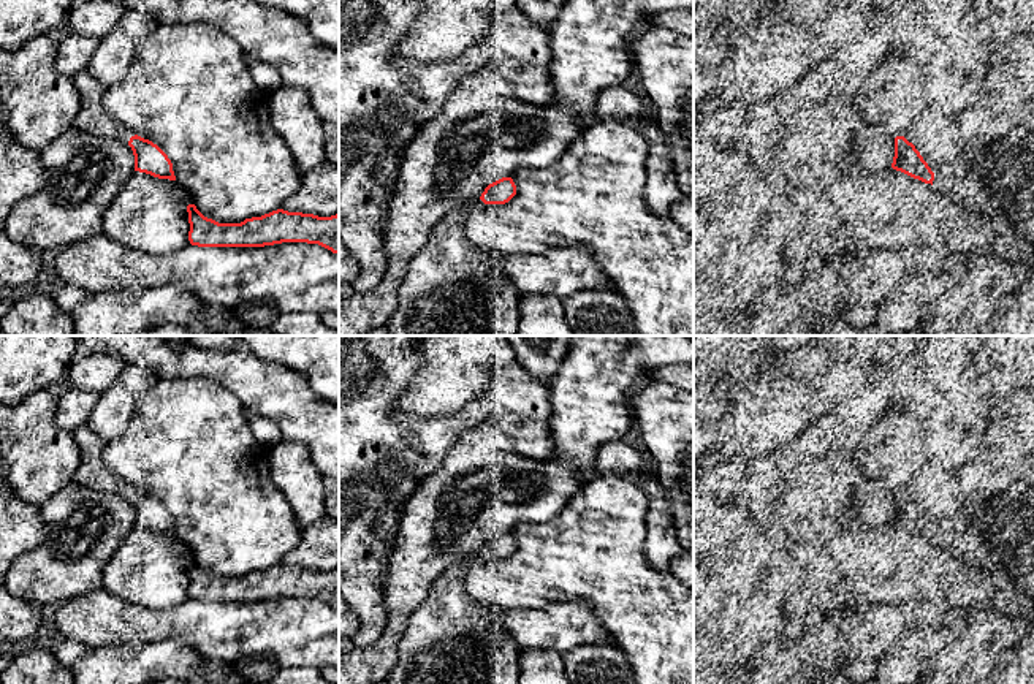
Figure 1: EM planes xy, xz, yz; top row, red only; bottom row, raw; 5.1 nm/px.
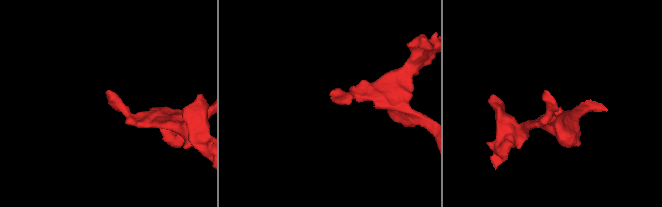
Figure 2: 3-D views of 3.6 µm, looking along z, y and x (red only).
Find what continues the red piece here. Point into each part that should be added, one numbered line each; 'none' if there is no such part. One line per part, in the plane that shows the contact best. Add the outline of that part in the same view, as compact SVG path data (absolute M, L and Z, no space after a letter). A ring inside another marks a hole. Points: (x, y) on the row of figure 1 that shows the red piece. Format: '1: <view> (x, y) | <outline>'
1: yz (987, 181) | M1018 125L977 150L964 149L960 160L934 173L933 187L979 215L1002 215L1013 203L1034 198L1034 130Z

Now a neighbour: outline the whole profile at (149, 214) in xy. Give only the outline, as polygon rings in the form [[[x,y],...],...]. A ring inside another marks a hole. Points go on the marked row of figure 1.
[[[135,171],[103,214],[103,233],[136,252],[165,255],[188,241],[192,195],[177,182]]]

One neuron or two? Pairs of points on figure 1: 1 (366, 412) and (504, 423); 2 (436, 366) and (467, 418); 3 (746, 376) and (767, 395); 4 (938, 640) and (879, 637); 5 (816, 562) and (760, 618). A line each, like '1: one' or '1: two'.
1: two
2: two
3: two
4: two
5: two

